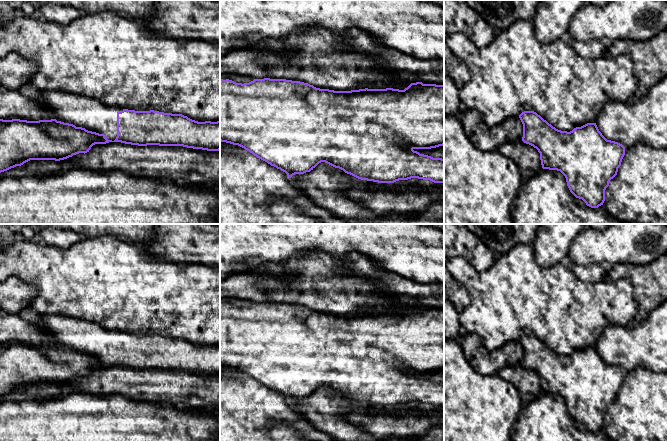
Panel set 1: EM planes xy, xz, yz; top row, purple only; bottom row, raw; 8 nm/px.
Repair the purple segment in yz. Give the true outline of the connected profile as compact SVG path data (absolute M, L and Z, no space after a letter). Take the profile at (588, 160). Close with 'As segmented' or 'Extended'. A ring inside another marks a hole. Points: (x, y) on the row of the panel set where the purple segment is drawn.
M524 111L519 118L523 124L522 141L538 150L542 168L560 171L566 178L570 192L587 206L598 208L603 205L605 190L610 180L617 175L625 147L607 140L596 123L587 123L567 132L556 129L534 111Z. As segmented

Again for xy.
M61 91L41 92L41 97L37 100L53 112L53 119L0 119L0 173L30 160L64 160L89 152L95 144L109 142L220 150L220 121L198 122L182 114L117 108L94 98Z. Extended

